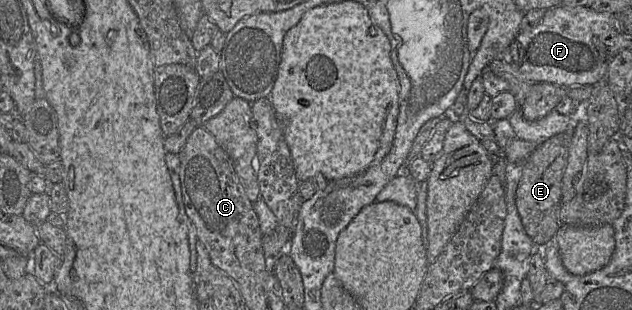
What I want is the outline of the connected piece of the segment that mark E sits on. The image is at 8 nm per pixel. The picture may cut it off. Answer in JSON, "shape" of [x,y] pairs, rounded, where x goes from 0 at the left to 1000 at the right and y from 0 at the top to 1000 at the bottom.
{"shape":[[[905,423],[881,432],[851,468],[828,523],[815,652],[831,748],[850,794],[862,794],[877,774],[886,732],[889,571],[897,532],[903,455]]]}

